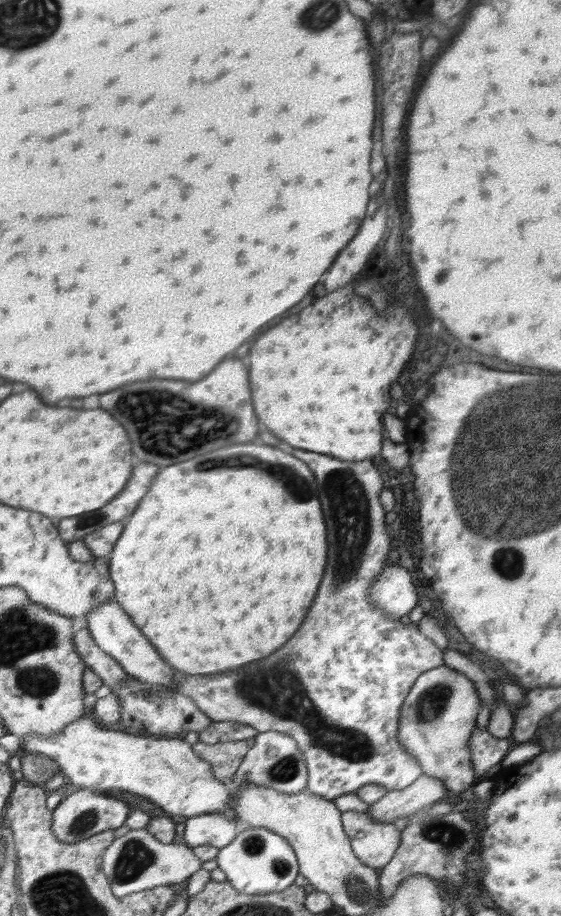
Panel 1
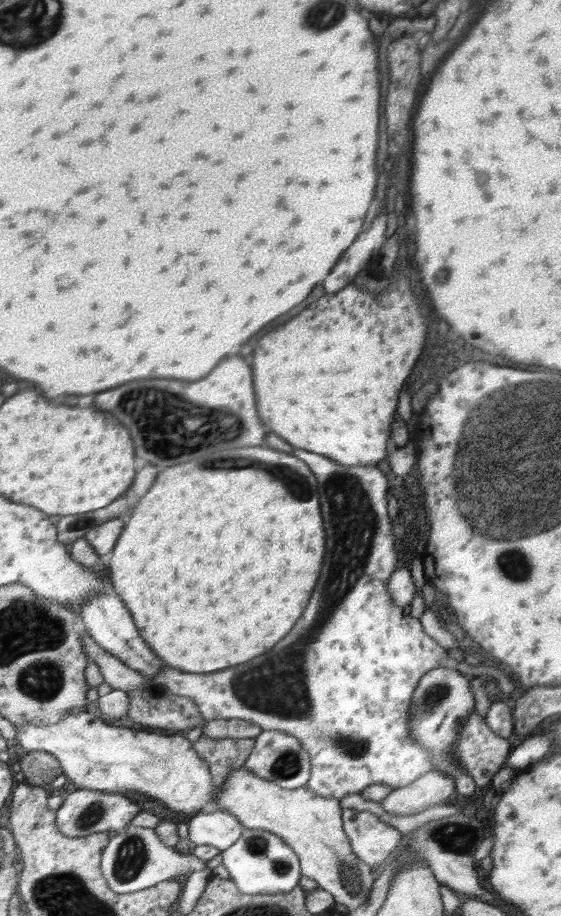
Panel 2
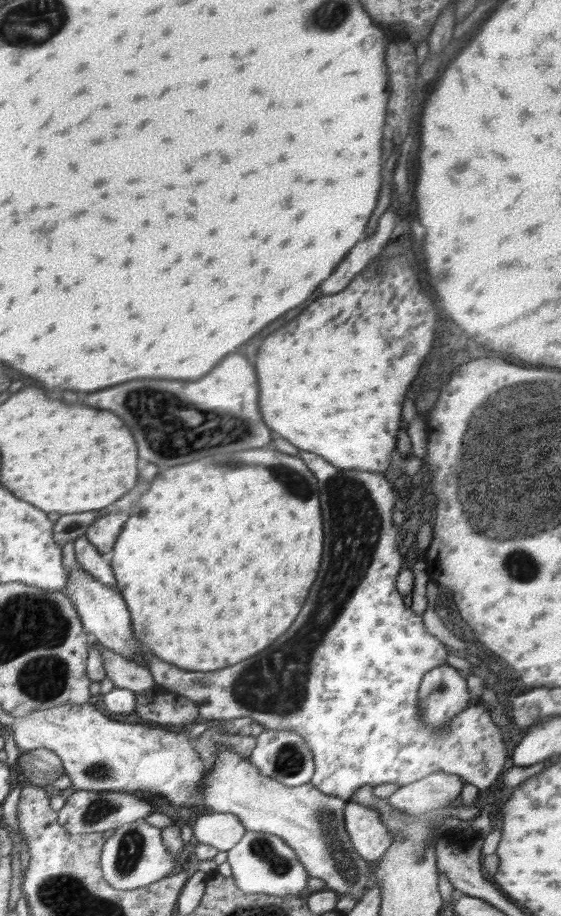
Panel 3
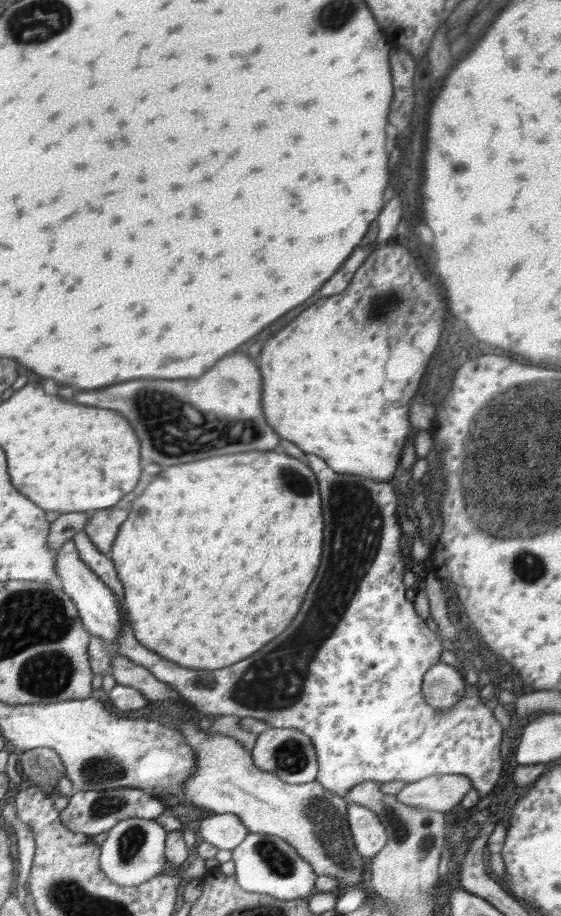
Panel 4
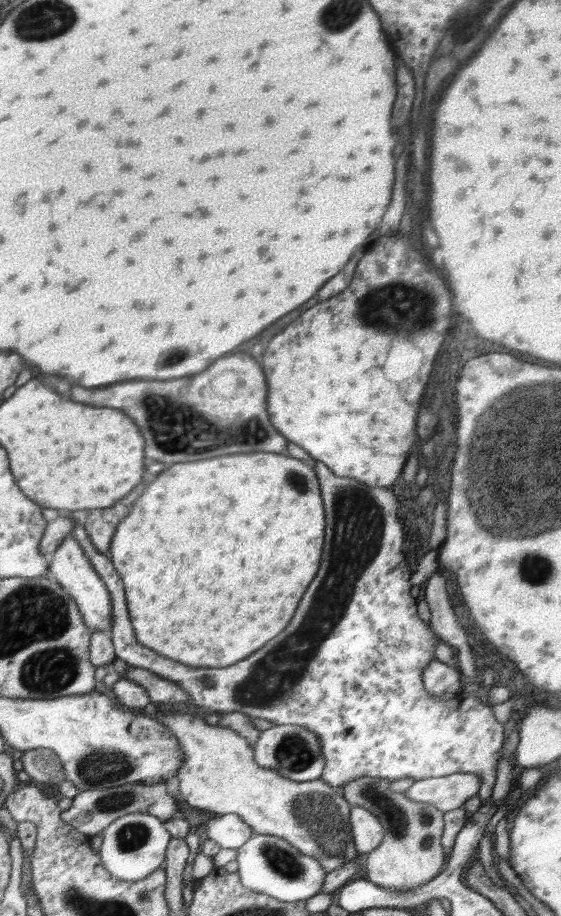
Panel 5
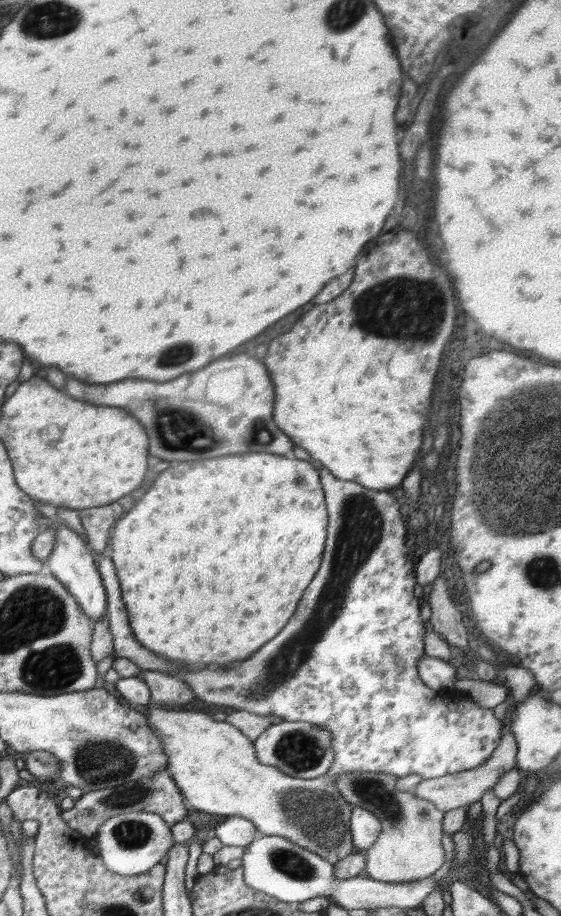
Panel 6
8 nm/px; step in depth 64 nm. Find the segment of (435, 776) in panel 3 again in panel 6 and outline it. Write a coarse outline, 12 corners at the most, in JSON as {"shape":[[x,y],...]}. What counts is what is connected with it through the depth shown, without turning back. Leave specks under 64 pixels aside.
{"shape":[[502,735],[488,761],[412,790],[445,813],[480,802],[517,766],[517,742]]}

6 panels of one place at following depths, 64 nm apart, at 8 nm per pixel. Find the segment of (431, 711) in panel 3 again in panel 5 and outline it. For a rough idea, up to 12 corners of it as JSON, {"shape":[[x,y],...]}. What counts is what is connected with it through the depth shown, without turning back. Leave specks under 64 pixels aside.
{"shape":[[434,658],[422,671],[434,698],[462,694],[460,670]]}

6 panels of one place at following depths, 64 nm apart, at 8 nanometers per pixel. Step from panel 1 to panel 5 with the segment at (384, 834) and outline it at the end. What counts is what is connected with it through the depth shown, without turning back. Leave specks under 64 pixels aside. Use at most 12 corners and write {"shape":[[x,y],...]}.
{"shape":[[354,806],[349,818],[356,852],[371,853],[385,830],[376,816]]}

